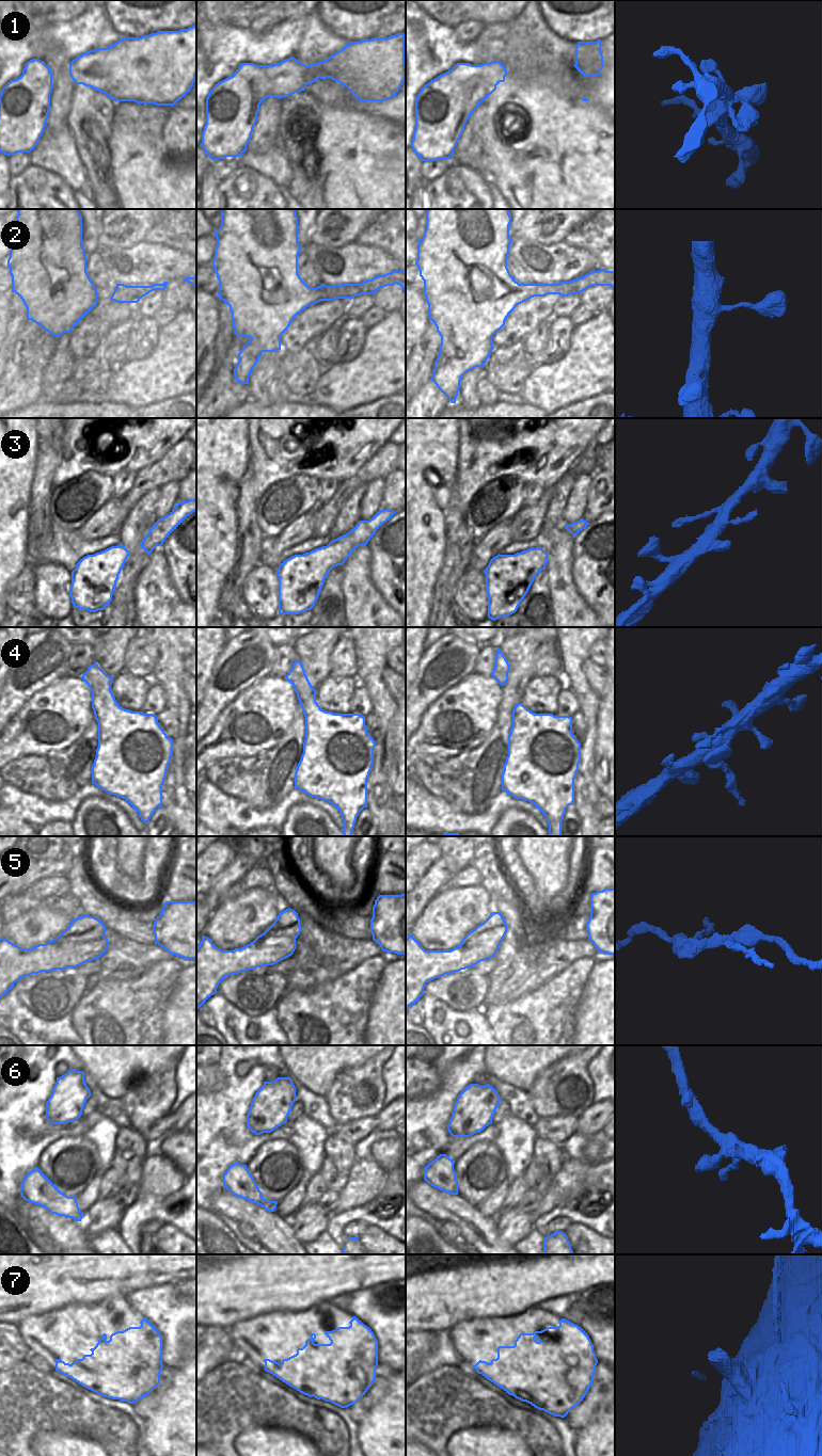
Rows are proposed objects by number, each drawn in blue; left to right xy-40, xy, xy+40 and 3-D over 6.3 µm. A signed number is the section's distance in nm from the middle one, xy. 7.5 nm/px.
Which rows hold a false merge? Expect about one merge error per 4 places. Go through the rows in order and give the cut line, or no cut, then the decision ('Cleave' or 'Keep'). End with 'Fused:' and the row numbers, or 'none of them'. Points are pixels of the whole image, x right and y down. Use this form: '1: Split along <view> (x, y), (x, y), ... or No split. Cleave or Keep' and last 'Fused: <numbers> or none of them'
1: No split. Keep
2: No split. Keep
3: No split. Keep
4: No split. Keep
5: Split along xy-40 (104, 936), (91, 941), (46, 943). Cleave
6: No split. Keep
7: Split along xy+40 (594, 1368), (552, 1369), (557, 1386), (527, 1398), (512, 1395). Cleave
Fused: 5, 7.

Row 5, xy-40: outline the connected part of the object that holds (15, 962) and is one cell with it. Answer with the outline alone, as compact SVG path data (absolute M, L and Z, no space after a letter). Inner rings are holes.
M105 937L92 942L64 941L62 944L38 944L32 948L21 948L0 938L0 997L26 976L77 967L99 959L107 949L108 939Z

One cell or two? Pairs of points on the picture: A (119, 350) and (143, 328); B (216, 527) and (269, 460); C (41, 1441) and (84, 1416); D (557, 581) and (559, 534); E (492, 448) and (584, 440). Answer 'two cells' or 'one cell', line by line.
A: two cells
B: two cells
C: two cells
D: one cell
E: one cell

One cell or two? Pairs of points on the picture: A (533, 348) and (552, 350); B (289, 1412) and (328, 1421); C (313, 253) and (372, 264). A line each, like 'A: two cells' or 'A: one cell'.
A: two cells
B: one cell
C: one cell

